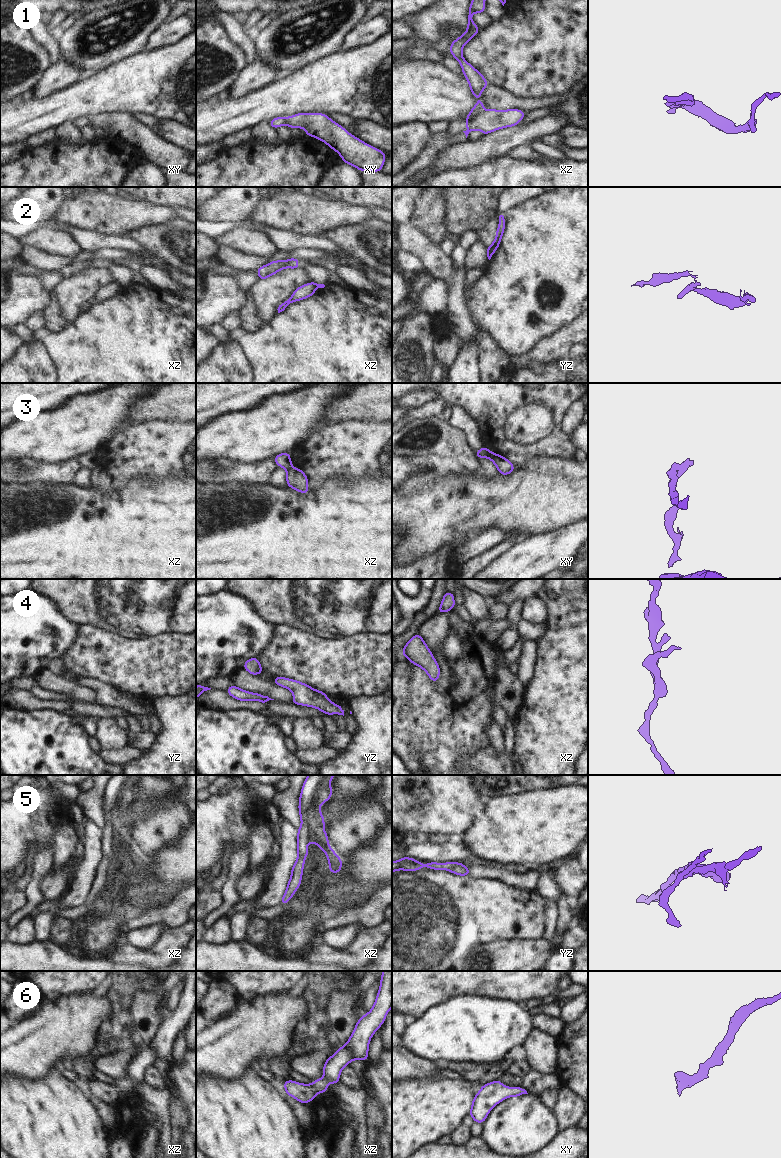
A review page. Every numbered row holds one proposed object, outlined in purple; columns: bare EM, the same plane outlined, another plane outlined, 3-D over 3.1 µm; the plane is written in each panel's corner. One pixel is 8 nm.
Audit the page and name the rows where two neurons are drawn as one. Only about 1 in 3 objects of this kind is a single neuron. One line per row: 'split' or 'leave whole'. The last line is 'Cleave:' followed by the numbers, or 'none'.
1: split
2: split
3: split
4: leave whole
5: split
6: leave whole
Cleave: 1, 2, 3, 5

